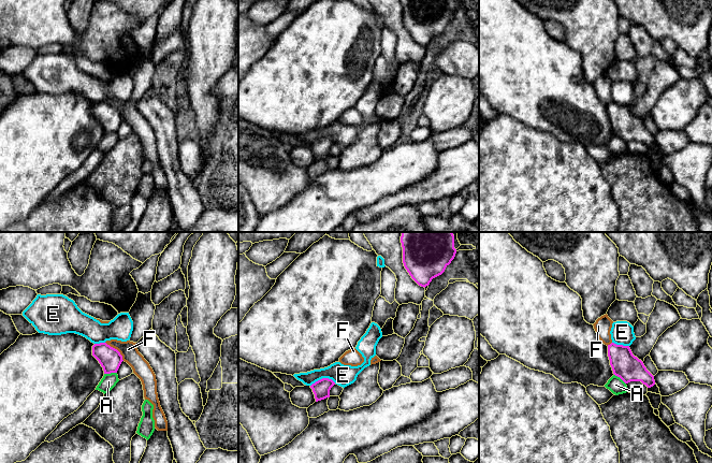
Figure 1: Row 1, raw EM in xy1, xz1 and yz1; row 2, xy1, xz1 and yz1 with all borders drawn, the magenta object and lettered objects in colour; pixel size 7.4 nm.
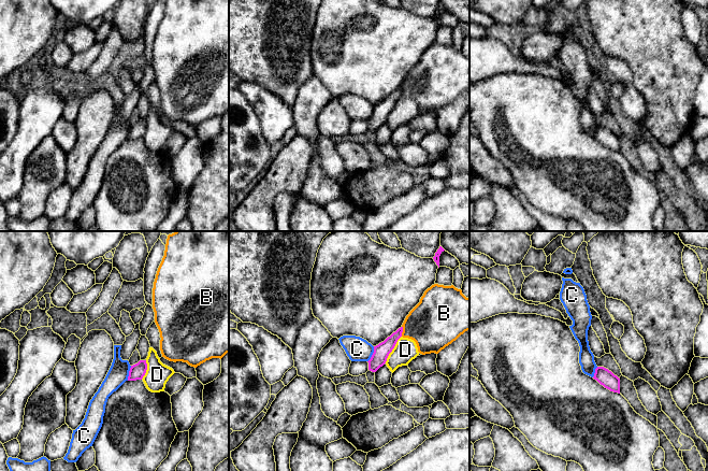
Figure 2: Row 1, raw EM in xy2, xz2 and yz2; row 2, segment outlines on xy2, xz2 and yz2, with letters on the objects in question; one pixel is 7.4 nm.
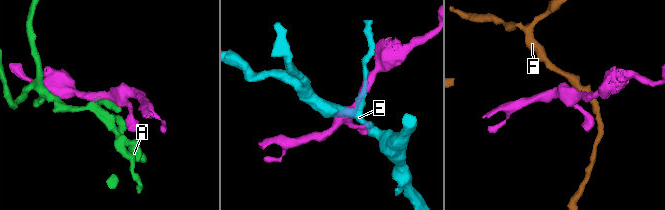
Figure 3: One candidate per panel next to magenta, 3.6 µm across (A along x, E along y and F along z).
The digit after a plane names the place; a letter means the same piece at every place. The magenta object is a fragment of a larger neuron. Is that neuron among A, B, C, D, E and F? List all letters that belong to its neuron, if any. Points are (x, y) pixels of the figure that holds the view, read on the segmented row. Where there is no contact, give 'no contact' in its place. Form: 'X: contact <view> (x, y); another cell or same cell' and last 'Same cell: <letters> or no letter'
A: contact xy1 (110, 373); another cell
B: contact xz2 (402, 331); another cell
C: contact xz2 (373, 354); another cell
D: contact xz2 (392, 348); another cell
E: contact xz1 (322, 378); another cell
F: contact xy1 (116, 349); same cell
Same cell: F

